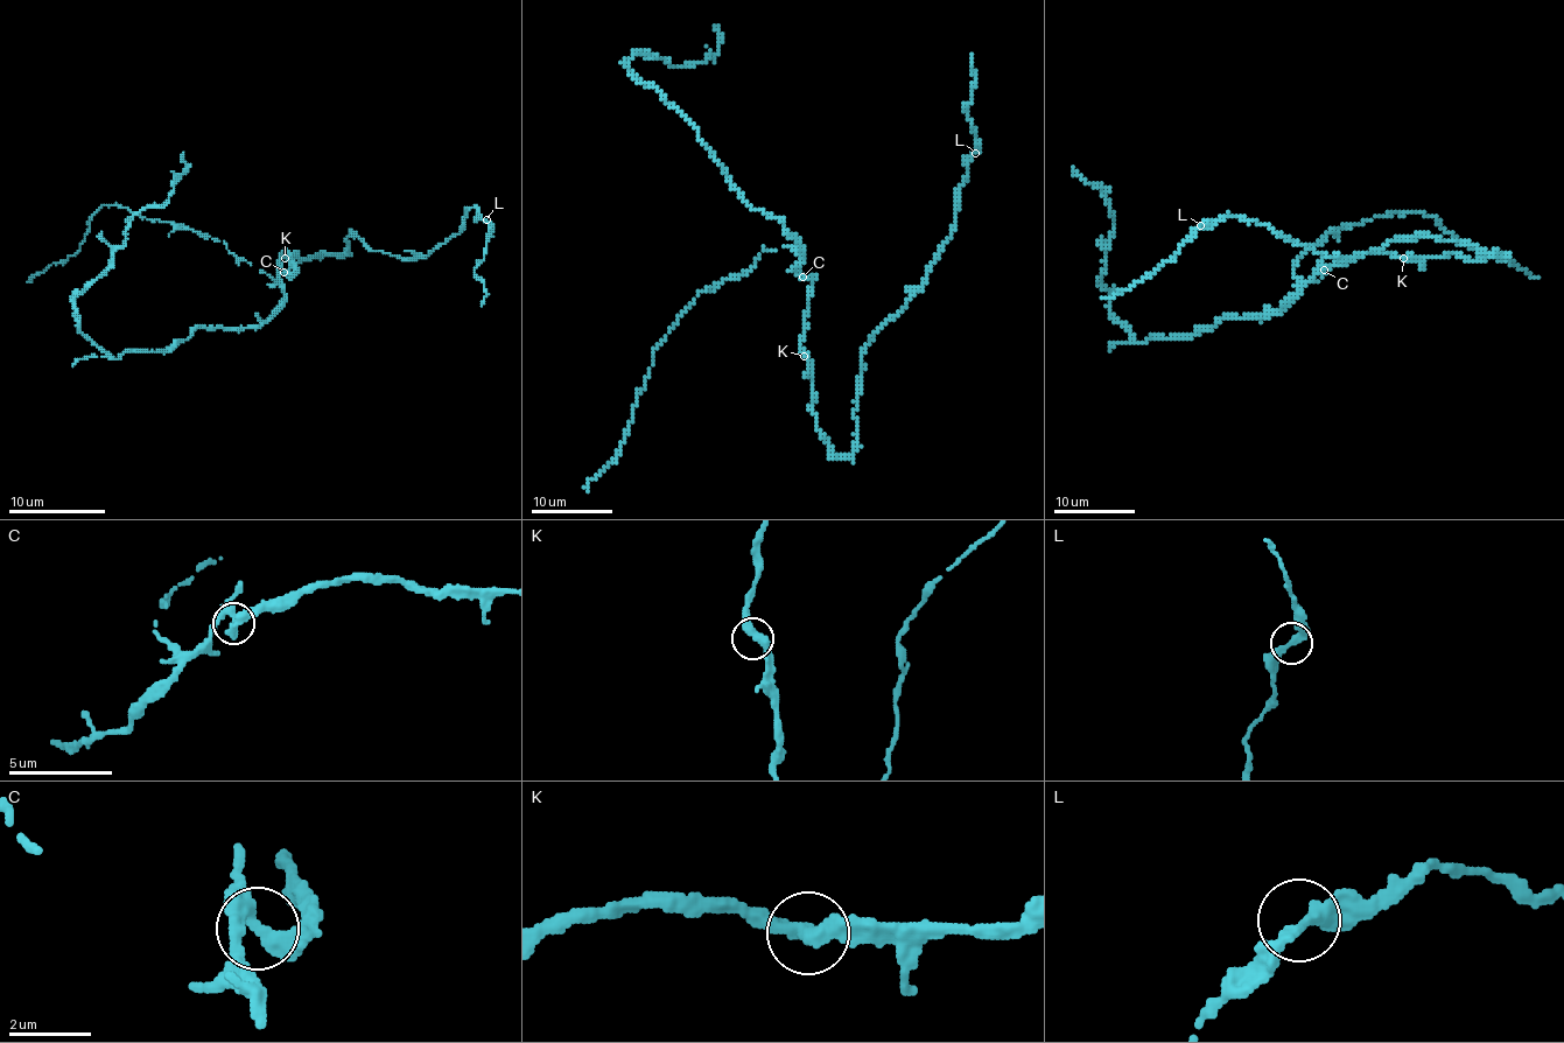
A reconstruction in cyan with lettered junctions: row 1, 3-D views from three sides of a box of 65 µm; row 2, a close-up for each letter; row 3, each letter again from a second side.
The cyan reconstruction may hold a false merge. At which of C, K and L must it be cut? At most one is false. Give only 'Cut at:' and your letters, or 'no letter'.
Cut at: C

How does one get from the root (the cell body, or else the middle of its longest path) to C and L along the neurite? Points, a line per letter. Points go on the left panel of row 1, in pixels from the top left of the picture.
C: (287, 256), (282, 253), (289, 253), (294, 270), (285, 272)
L: (287, 256), (344, 256), (351, 229), (351, 236), (373, 251), (423, 258), (460, 231), (467, 208), (486, 219)

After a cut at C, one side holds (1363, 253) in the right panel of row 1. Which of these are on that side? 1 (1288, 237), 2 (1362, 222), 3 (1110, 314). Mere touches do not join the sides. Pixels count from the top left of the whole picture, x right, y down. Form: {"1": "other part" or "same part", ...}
{"1": "same part", "2": "other part", "3": "other part"}

